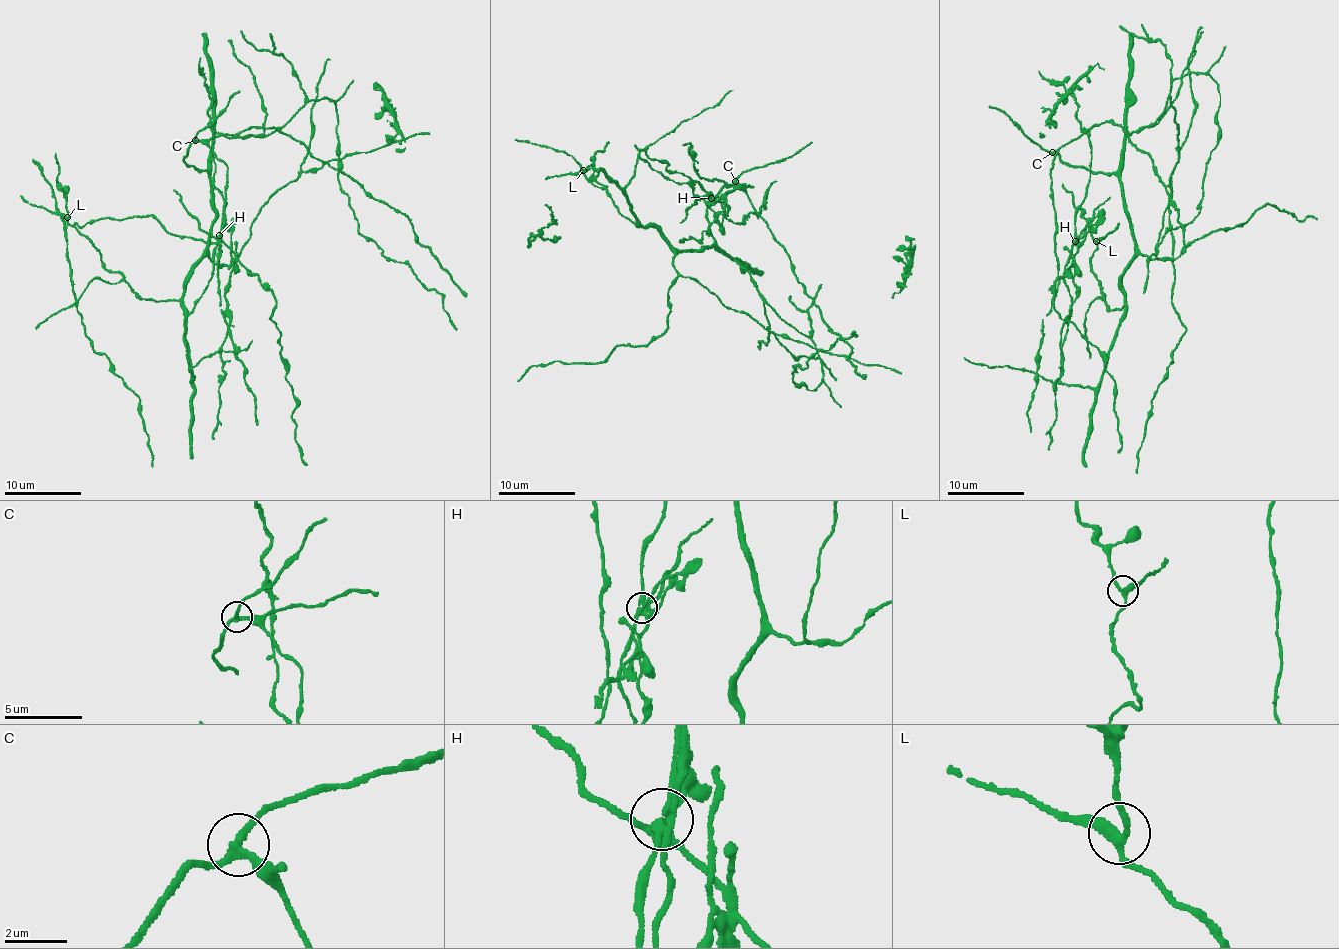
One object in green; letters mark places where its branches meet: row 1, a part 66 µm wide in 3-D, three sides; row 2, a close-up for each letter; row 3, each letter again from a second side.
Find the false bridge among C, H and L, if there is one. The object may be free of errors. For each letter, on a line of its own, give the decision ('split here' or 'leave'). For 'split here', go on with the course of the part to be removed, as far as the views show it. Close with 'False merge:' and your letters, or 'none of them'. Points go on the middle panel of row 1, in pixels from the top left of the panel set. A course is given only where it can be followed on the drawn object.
C: leave
H: split here | (712, 199), (734, 187), (741, 189), (726, 193), (722, 212), (700, 241), (689, 236), (683, 239)
L: leave
False merge: H

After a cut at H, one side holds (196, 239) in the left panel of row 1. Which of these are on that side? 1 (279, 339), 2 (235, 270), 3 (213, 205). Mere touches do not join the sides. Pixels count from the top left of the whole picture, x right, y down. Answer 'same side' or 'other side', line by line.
1: other side
2: other side
3: same side

